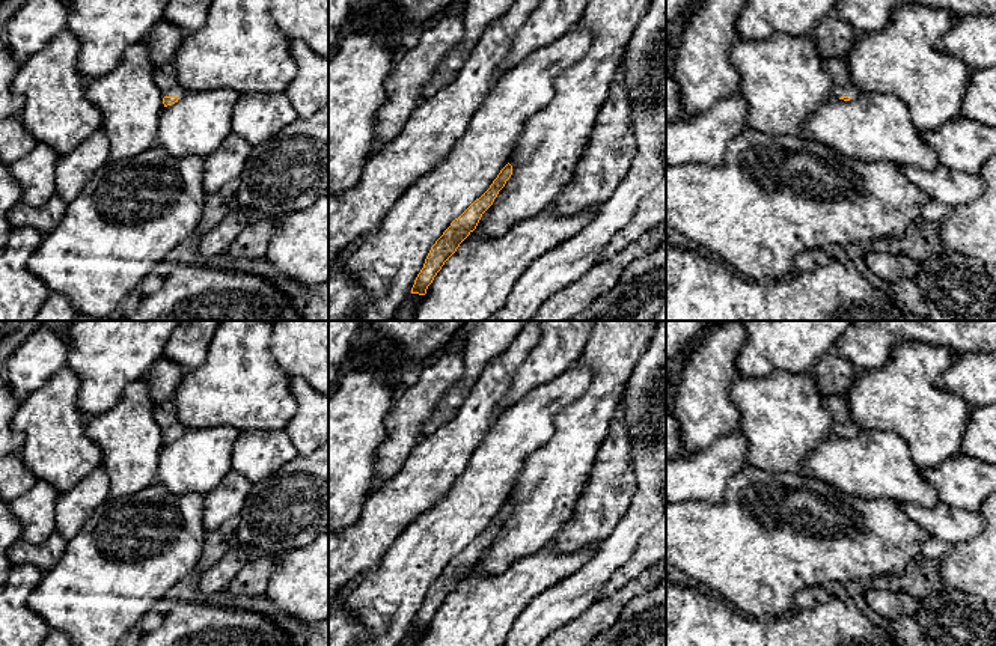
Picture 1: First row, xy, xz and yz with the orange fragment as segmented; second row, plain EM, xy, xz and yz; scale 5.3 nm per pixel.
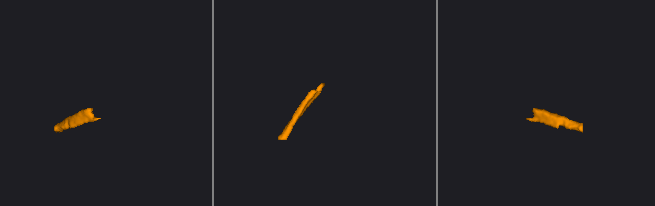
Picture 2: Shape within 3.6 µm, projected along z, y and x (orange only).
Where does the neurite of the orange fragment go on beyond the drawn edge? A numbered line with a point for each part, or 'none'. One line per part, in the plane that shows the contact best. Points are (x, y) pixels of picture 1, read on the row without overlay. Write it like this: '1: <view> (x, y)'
1: xy (166, 416)

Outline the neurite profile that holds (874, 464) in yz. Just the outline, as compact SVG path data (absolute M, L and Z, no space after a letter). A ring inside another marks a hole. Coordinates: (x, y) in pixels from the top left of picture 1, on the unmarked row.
M863 431L850 438L833 435L821 441L805 459L800 471L830 486L868 500L889 498L934 507L940 503L934 486L912 461L907 443L894 431Z

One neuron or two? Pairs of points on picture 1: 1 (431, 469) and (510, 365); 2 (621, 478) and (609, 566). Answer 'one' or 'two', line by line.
1: one
2: two

